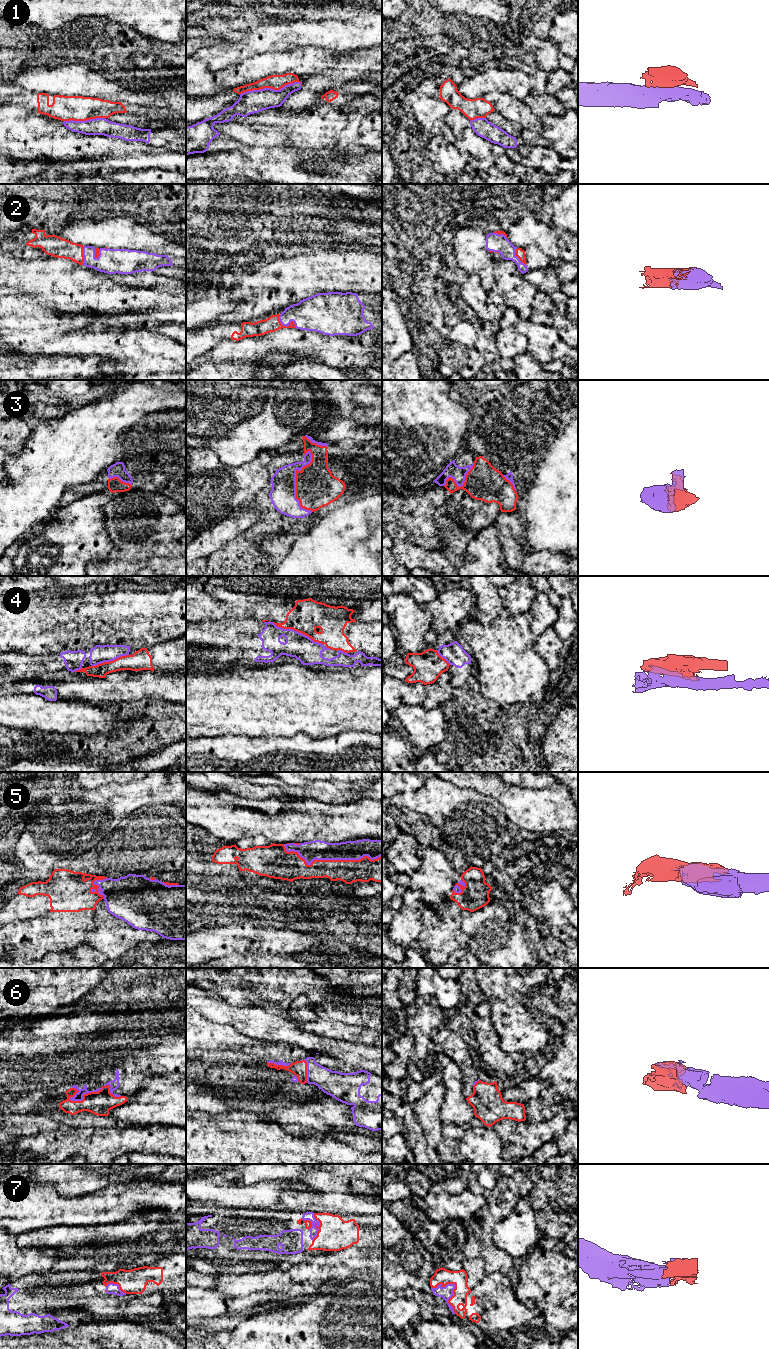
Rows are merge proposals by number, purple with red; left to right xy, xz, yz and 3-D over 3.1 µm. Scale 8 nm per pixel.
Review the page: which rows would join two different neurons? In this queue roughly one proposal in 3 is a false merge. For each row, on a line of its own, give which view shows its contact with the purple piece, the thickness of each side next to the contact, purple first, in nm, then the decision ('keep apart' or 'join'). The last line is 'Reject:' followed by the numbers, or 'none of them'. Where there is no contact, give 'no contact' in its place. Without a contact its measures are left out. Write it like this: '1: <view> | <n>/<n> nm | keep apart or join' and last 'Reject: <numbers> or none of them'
1: xz | 190/120 nm | keep apart
2: xz | 280/120 nm | join
3: xz | 200/320 nm | join
4: xz | 200/260 nm | keep apart
5: xz | 160/190 nm | join
6: xy | 70/190 nm | join
7: yz | 100/130 nm | join
Reject: 1, 4

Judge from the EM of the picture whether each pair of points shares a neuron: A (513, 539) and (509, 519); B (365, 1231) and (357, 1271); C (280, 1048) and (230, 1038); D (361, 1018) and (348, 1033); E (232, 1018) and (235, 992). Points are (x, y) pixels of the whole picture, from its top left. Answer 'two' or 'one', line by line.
A: one
B: two
C: one
D: two
E: two

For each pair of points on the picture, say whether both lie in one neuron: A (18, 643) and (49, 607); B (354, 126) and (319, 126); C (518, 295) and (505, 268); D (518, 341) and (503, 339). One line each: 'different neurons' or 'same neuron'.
A: same neuron
B: same neuron
C: same neuron
D: same neuron

